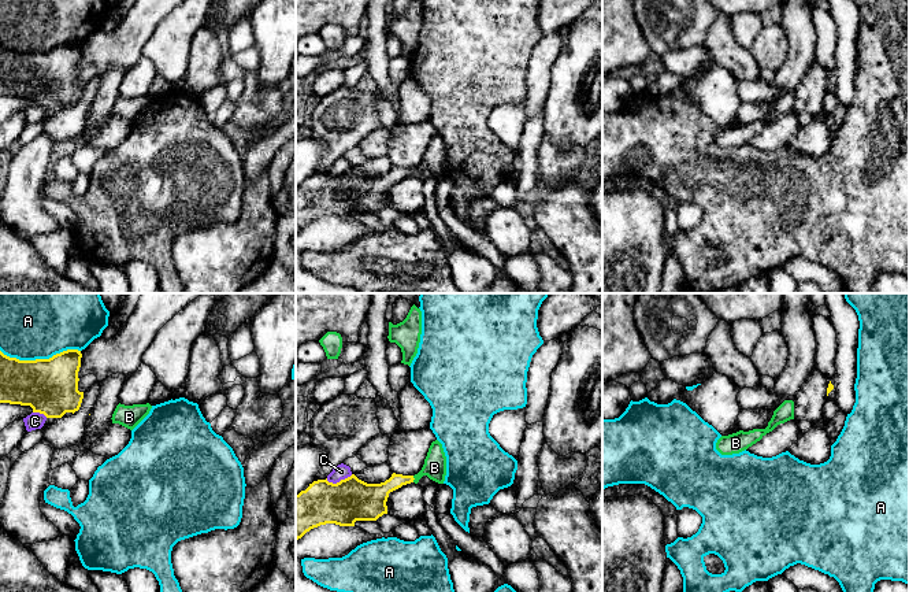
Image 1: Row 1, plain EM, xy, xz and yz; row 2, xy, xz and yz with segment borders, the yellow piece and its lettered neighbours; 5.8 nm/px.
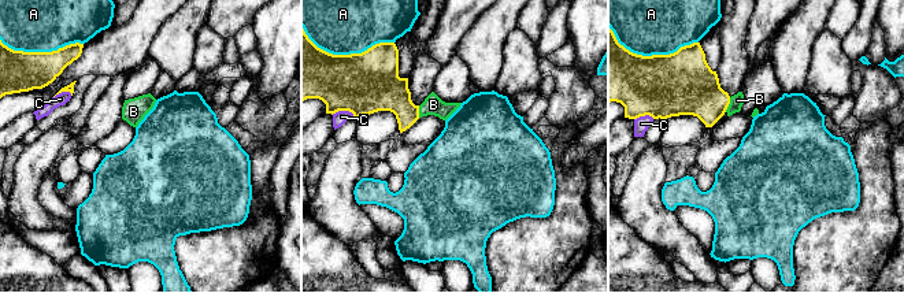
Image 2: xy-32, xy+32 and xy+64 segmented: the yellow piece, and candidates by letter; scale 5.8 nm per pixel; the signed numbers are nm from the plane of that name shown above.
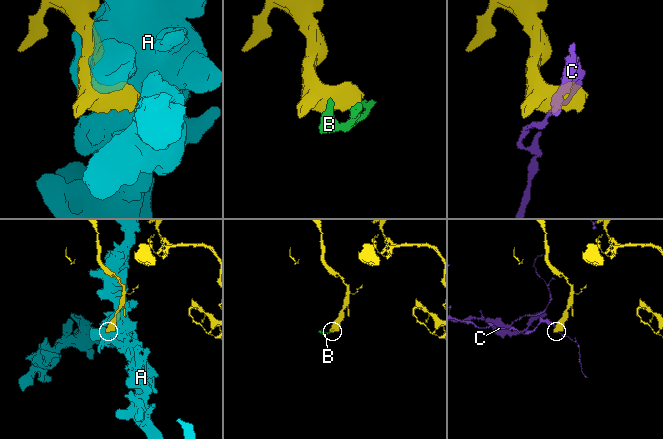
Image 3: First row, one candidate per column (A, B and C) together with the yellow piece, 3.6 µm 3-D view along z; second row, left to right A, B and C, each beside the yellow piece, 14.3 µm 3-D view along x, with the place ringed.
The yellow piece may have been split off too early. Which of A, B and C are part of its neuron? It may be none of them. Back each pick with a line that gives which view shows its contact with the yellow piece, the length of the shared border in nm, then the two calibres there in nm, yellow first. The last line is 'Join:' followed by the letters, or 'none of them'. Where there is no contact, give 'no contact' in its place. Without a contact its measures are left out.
B: contact in xz; length 40 nm; calibres 140 and 140 nm
Join: B

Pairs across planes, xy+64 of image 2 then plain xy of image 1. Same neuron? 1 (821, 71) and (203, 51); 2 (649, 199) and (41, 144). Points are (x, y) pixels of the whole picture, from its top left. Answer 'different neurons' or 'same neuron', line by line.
1: same neuron
2: same neuron

